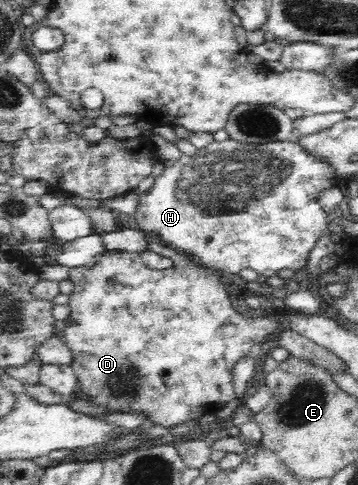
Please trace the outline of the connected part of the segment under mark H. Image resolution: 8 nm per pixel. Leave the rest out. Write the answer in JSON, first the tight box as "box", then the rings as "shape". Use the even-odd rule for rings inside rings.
{"box":[134,138,338,278],"shape":[[[230,138],[222,142],[214,139],[192,156],[182,155],[154,178],[140,192],[134,216],[140,231],[156,234],[160,244],[190,256],[198,266],[218,274],[239,274],[243,269],[252,269],[258,275],[273,278],[284,268],[295,272],[306,268],[316,242],[327,233],[331,222],[331,216],[318,203],[318,194],[335,185],[338,181],[328,164],[310,156],[294,140],[260,145]]]}

